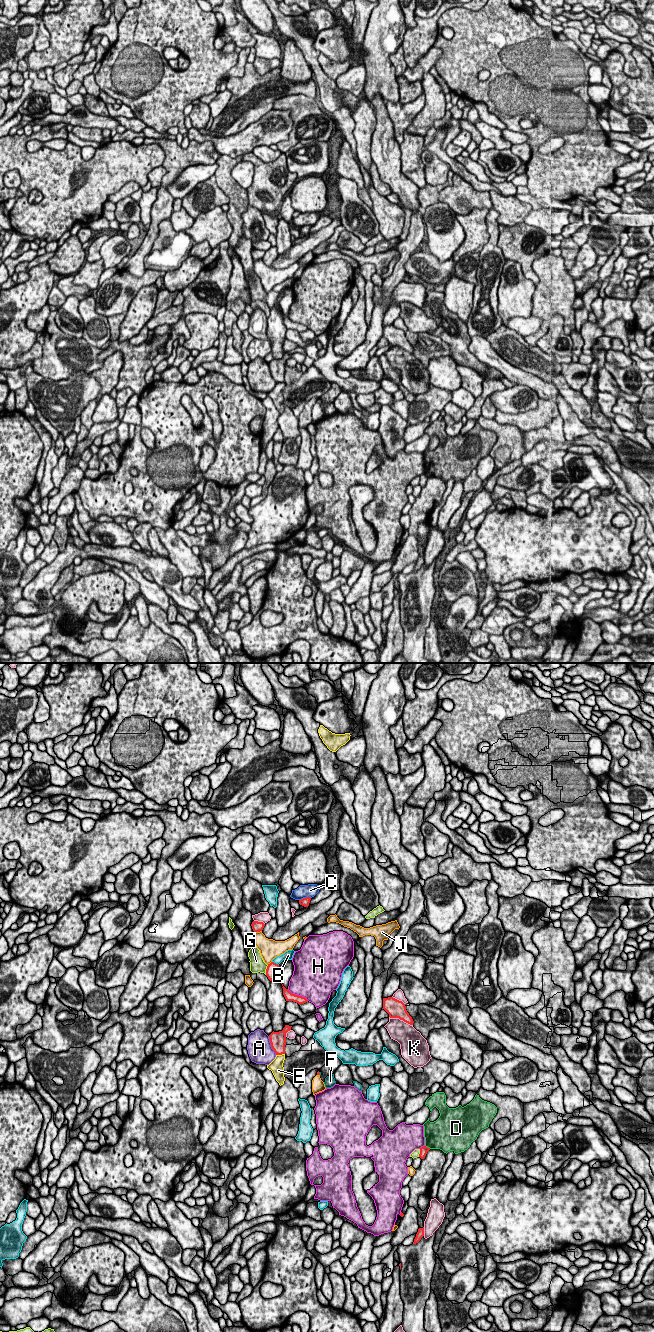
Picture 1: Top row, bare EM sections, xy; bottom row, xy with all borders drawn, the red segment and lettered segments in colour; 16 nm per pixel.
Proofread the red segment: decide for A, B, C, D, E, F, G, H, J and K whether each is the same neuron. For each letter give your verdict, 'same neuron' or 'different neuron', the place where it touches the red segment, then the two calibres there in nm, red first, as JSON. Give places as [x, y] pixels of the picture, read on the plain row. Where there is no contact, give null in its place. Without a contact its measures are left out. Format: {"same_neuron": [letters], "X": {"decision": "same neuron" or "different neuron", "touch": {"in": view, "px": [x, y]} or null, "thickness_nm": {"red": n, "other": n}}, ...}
{"same_neuron": ["F"], "A": {"decision": "different neuron", "touch": {"in": "xy", "px": [271, 373]}, "thickness_nm": {"red": 260, "other": 380}}, "B": {"decision": "different neuron", "touch": {"in": "xy", "px": [275, 291]}, "thickness_nm": {"red": 170, "other": 160}}, "C": {"decision": "different neuron", "touch": {"in": "xy", "px": [306, 225]}, "thickness_nm": {"red": 130, "other": 220}}, "D": {"decision": "different neuron", "touch": {"in": "xy", "px": [427, 475]}, "thickness_nm": {"red": 130, "other": 420}}, "E": {"decision": "different neuron", "touch": {"in": "xy", "px": [280, 382]}, "thickness_nm": {"red": 260, "other": 220}}, "F": {"decision": "same neuron", "touch": {"in": "xy", "px": [319, 400]}, "thickness_nm": {"red": 50, "other": 30}}, "G": {"decision": "different neuron", "touch": {"in": "xy", "px": [266, 298]}, "thickness_nm": {"red": 170, "other": 240}}, "H": {"decision": "different neuron", "touch": {"in": "xy", "px": [298, 323]}, "thickness_nm": {"red": 140, "other": 480}}, "J": {"decision": "different neuron", "touch": {"in": "xy", "px": [257, 259]}, "thickness_nm": {"red": 160, "other": 240}}, "K": {"decision": "different neuron", "touch": {"in": "xy", "px": [401, 347]}, "thickness_nm": {"red": 280, "other": 360}}}

